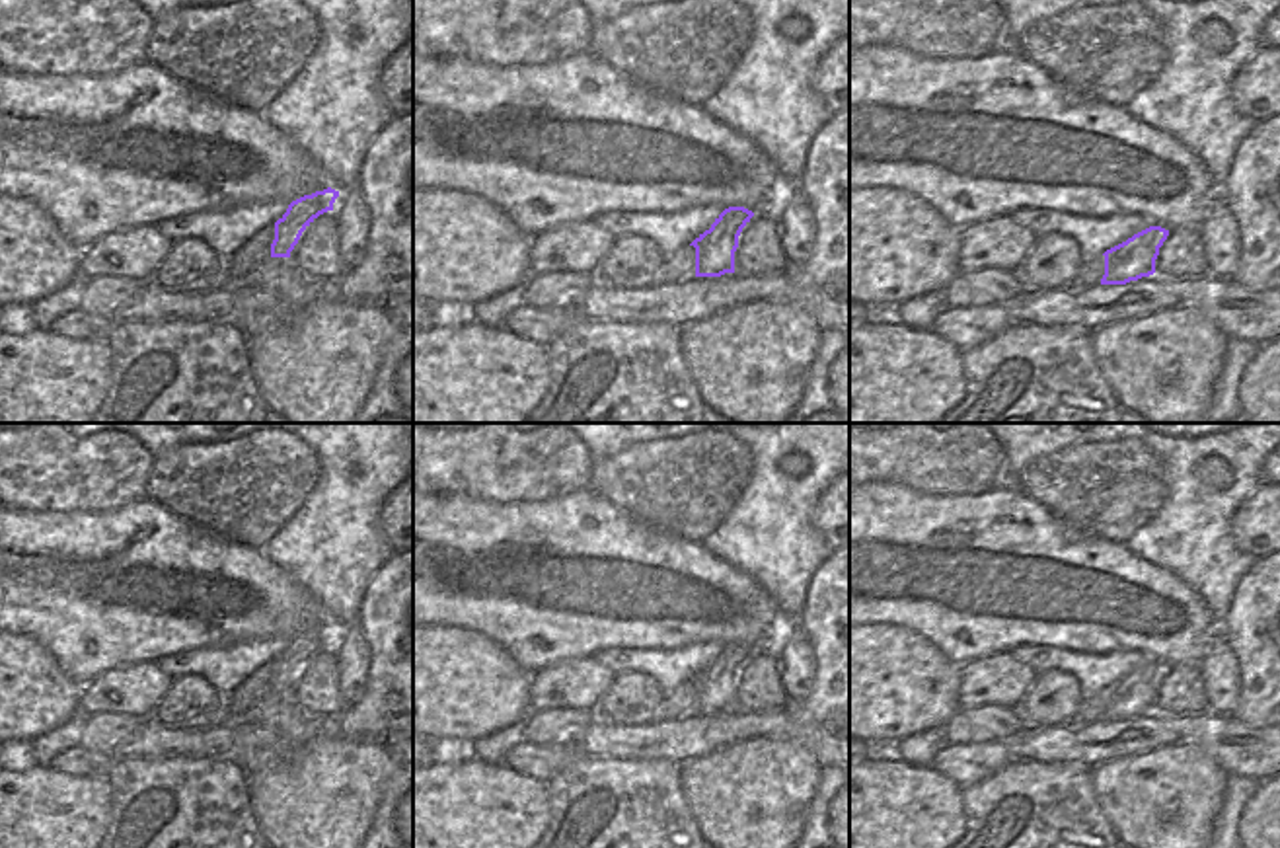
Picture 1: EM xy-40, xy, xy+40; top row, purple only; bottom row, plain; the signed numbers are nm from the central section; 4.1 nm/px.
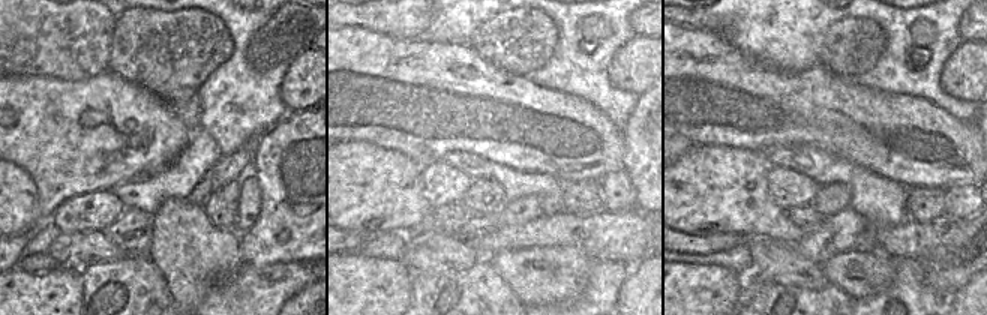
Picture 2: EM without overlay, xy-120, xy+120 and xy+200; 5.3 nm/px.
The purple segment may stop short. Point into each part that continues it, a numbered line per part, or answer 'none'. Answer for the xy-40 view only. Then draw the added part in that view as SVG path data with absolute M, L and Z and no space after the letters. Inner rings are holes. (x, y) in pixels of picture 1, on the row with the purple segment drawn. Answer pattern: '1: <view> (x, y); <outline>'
1: xy-40 (252, 254); M269 224L245 242L236 255L226 261L228 285L238 285L251 277L271 257L273 240L275 224Z

